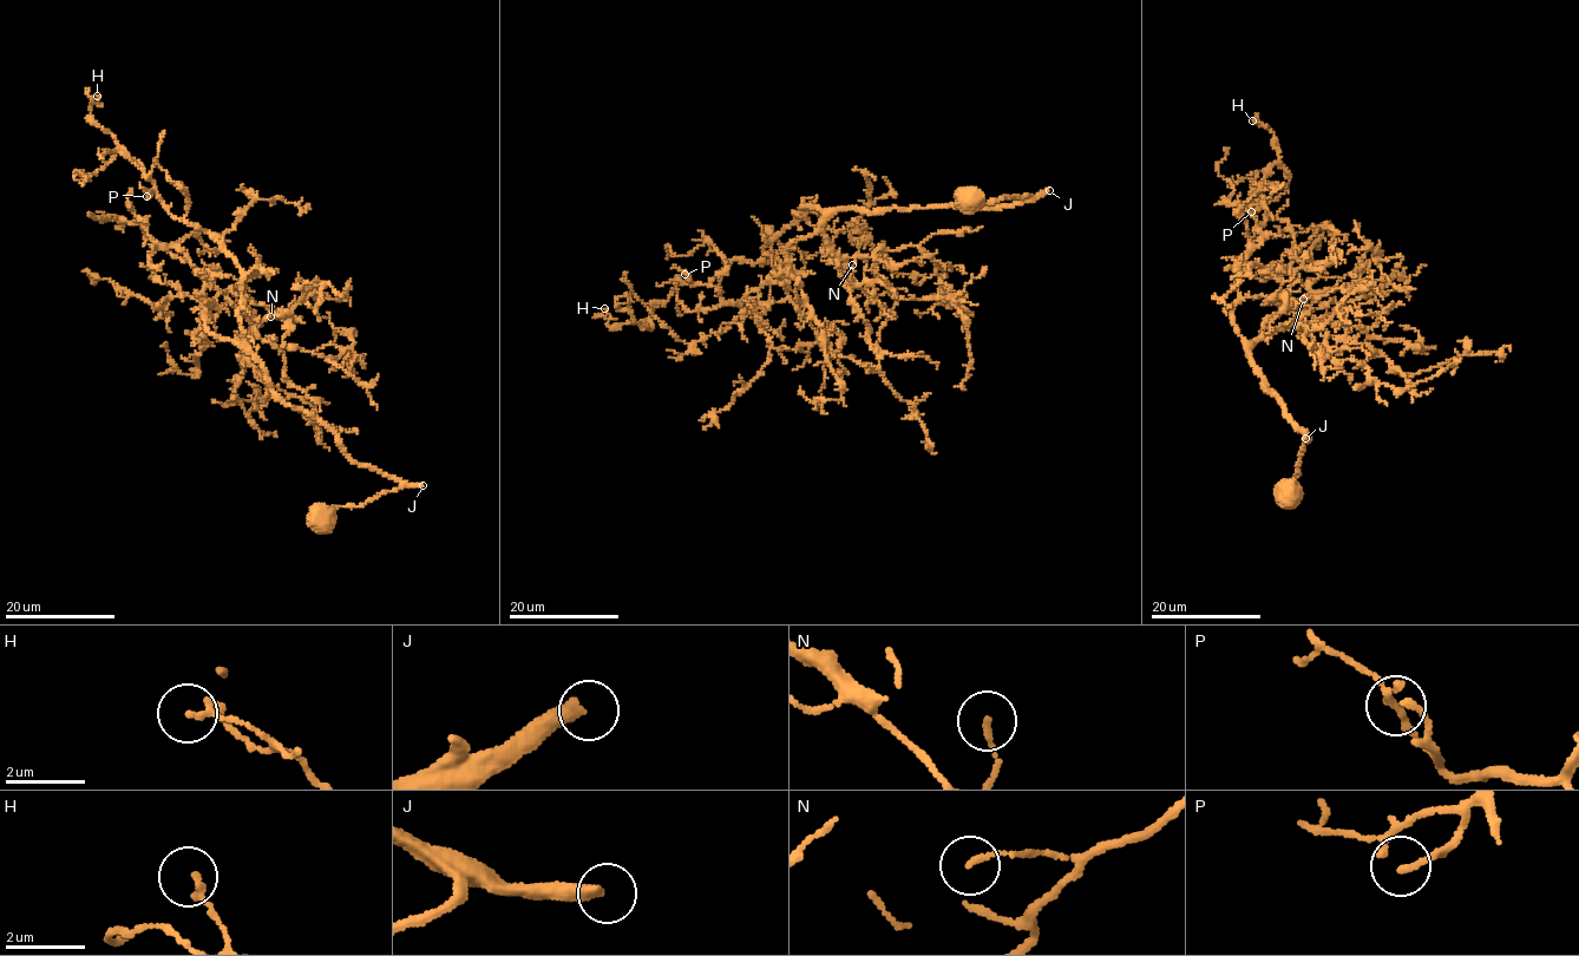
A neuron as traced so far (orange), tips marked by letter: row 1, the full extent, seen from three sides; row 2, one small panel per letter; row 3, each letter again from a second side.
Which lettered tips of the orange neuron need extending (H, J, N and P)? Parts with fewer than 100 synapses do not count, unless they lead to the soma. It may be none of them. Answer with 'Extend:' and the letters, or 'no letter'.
Extend: J

